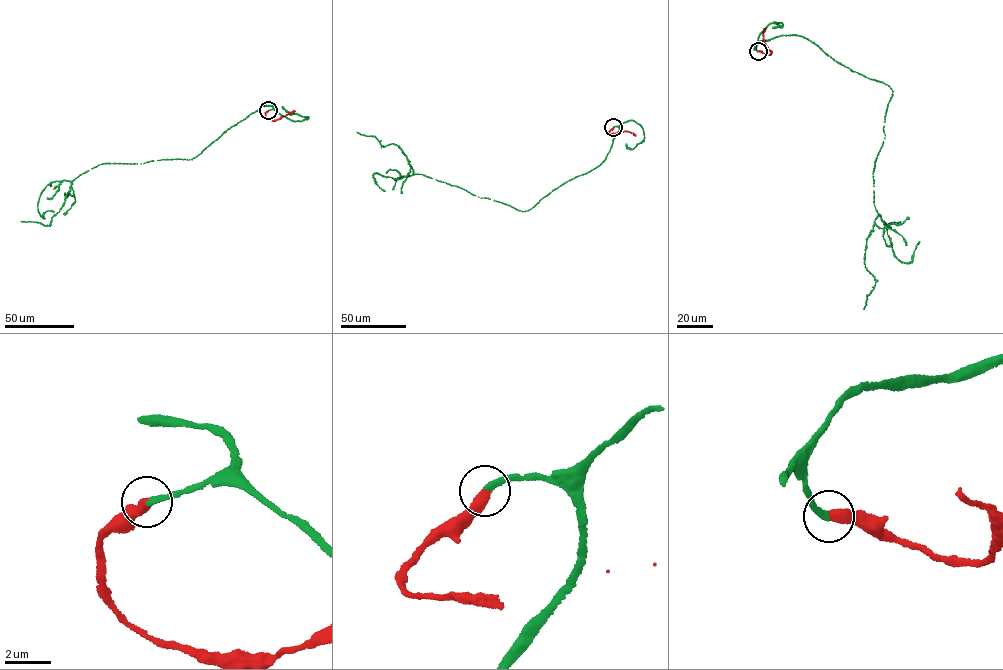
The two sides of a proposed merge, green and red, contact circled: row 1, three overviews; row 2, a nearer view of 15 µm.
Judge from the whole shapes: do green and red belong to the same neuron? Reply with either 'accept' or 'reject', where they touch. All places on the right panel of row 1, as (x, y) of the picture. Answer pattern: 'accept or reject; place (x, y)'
accept; place (758, 51)

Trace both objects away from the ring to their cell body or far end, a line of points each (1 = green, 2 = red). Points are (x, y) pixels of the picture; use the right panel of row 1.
1: (758, 51), (761, 41), (800, 36), (892, 90), (873, 174), (877, 217), (864, 262), (876, 281), (864, 309)
2: (758, 51), (770, 54), (763, 37), (765, 28)

